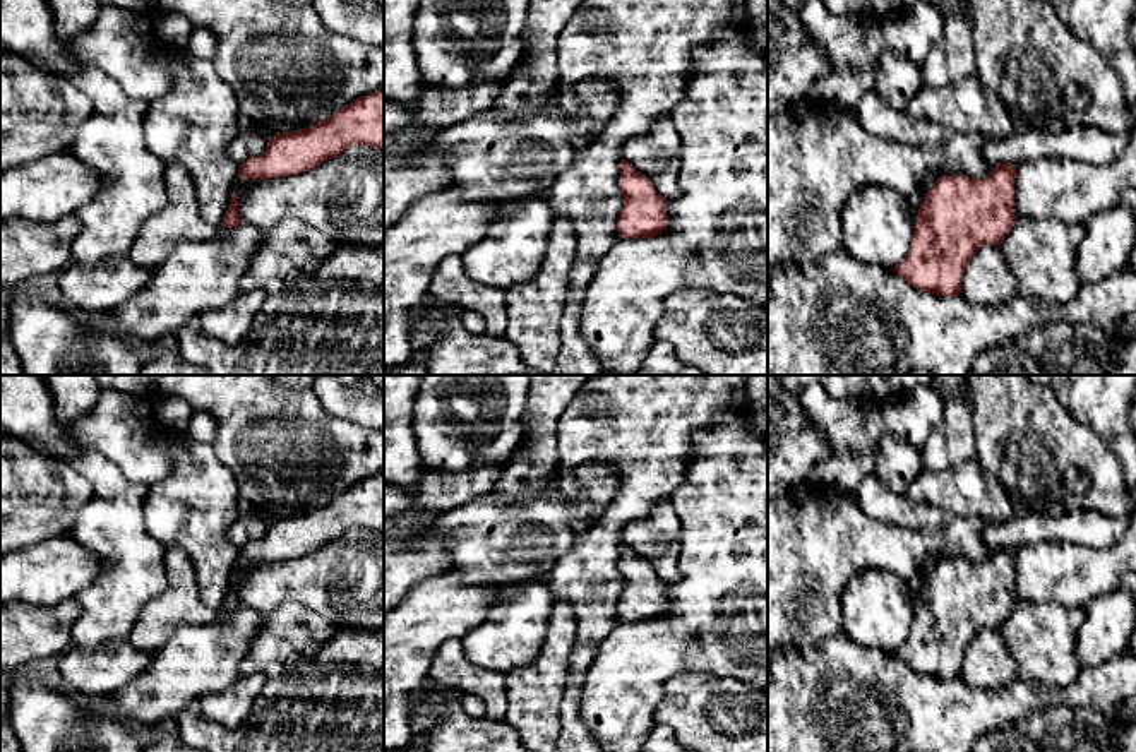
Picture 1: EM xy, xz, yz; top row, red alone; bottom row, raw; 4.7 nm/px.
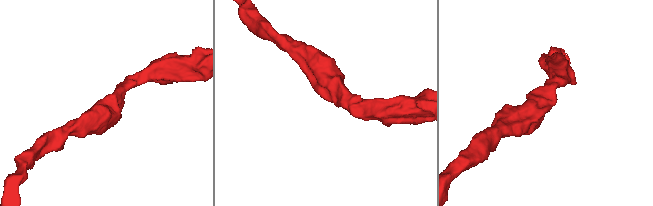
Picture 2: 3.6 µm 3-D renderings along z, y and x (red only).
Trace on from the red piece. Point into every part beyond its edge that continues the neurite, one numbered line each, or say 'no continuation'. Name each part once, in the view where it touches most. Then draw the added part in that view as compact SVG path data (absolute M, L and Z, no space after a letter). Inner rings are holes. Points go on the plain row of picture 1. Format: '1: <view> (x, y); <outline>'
no continuation

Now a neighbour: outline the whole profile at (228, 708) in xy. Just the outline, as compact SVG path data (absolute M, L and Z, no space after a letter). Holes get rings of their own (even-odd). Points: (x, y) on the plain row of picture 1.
M262 673L245 677L221 692L204 695L197 711L224 728L236 728L250 713L266 682L267 677Z

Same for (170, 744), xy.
M166 737L163 740L154 740L142 752L204 752L200 749L194 749L178 740L178 737Z

